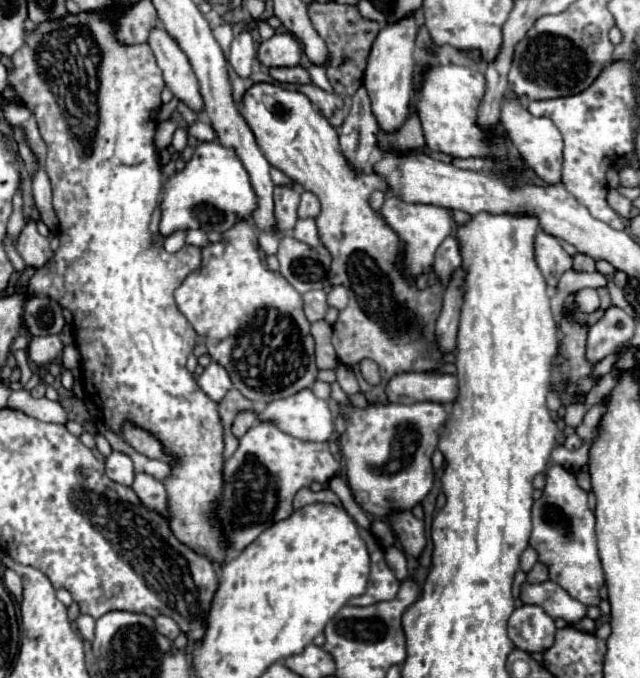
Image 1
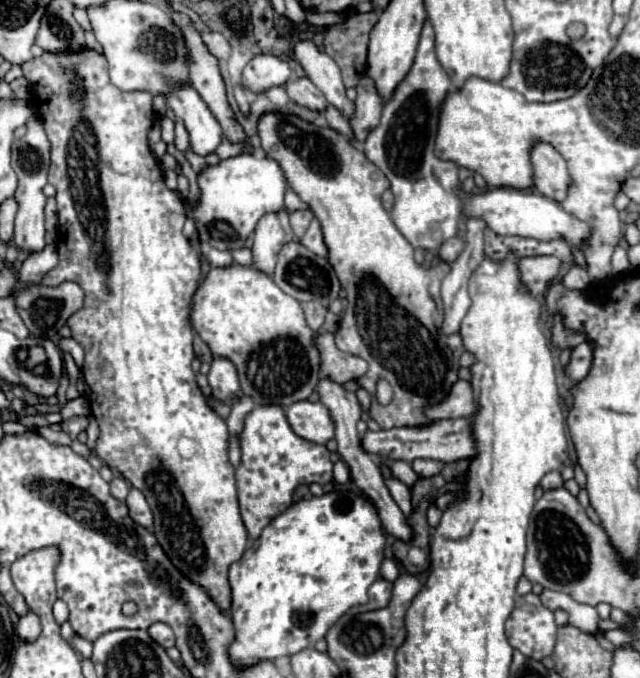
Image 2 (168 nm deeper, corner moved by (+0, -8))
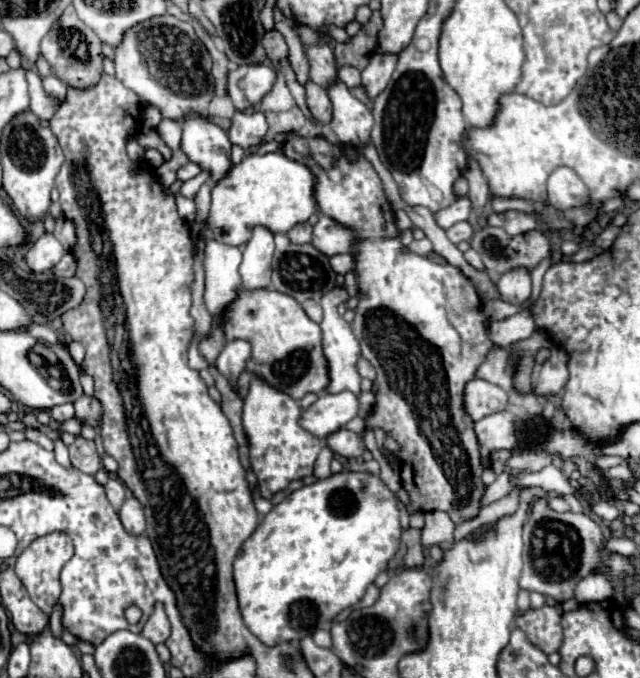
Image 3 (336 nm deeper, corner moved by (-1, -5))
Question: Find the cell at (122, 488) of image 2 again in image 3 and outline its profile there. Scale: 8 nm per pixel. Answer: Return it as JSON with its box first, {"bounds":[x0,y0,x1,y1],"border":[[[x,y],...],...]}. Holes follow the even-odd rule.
{"bounds":[106,476,126,510],"border":[[[112,476],[112,478],[108,480],[108,484],[106,484],[106,496],[108,496],[110,504],[118,510],[118,508],[122,506],[124,498],[126,498],[126,486],[124,486],[124,482],[122,482],[120,478]]]}

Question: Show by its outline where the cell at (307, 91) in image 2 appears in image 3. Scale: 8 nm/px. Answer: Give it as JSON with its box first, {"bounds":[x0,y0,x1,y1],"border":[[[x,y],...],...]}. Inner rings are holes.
{"bounds":[306,80,332,124],"border":[[[312,80],[306,82],[306,104],[308,104],[312,116],[318,122],[322,122],[322,124],[330,122],[330,118],[332,118],[330,98],[328,98],[326,90],[322,86],[318,86],[318,84],[314,84]]]}

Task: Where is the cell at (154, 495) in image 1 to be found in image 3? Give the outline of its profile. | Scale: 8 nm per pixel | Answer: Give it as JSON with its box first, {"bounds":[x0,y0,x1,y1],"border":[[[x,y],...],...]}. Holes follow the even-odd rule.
{"bounds":[118,496,146,534],"border":[[[136,496],[126,498],[126,502],[122,504],[122,508],[118,510],[118,516],[124,524],[124,528],[130,534],[144,534],[146,530],[146,520],[144,520],[144,508],[140,506]]]}

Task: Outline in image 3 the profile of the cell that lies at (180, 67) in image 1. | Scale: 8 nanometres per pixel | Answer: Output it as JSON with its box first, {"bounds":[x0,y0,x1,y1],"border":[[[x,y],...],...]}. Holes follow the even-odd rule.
{"bounds":[182,112,230,180],"border":[[[188,112],[182,122],[182,150],[190,162],[212,172],[212,180],[220,180],[230,170],[230,140],[228,134],[214,124],[212,118],[198,112]]]}

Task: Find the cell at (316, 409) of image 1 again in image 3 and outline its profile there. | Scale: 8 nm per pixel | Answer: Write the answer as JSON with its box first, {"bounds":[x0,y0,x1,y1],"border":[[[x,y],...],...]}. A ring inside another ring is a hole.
{"bounds":[300,392,358,440],"border":[[[340,392],[340,394],[320,394],[320,400],[316,400],[310,408],[302,410],[300,416],[300,426],[304,426],[304,430],[312,430],[312,434],[316,434],[316,438],[326,440],[330,434],[334,434],[336,430],[344,428],[348,420],[352,420],[358,414],[358,398],[352,392]]]}

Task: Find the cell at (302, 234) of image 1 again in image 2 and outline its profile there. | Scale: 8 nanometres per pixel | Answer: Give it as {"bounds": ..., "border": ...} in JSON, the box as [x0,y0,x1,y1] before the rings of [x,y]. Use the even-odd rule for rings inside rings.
{"bounds":[301,219,329,257],"border":[[[317,219],[311,221],[307,233],[301,237],[301,243],[303,243],[307,249],[311,249],[311,253],[315,253],[315,255],[319,255],[319,257],[327,257],[327,253],[329,253],[327,245],[325,245],[325,241],[323,241],[321,225],[319,225]]]}

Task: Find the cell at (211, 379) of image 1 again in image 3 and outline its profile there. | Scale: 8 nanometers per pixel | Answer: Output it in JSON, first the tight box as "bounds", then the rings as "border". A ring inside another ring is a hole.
{"bounds":[216,340,250,382],"border":[[[232,340],[226,342],[224,350],[216,358],[216,366],[228,382],[236,382],[238,376],[244,372],[248,358],[250,358],[250,344],[246,340]]]}

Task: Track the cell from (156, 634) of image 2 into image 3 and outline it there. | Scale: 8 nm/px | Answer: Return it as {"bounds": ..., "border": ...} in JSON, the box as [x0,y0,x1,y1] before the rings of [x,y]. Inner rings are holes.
{"bounds":[142,604,170,644],"border":[[[160,604],[154,608],[154,614],[144,624],[142,634],[152,644],[160,644],[160,642],[166,642],[170,638],[170,622],[168,622],[168,616],[164,614],[164,608]]]}

